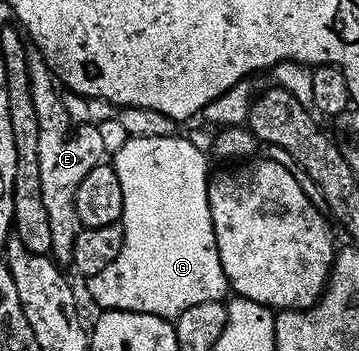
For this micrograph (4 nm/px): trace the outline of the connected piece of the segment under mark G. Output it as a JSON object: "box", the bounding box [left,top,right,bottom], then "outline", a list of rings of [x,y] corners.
{"box":[88,135,231,320],"outline":[[[176,135],[172,137],[136,137],[130,138],[122,150],[118,151],[112,160],[112,166],[116,170],[117,178],[122,183],[124,190],[125,208],[122,211],[120,224],[124,228],[125,242],[120,256],[116,258],[102,274],[89,279],[88,290],[93,300],[103,311],[119,311],[146,313],[149,316],[160,317],[162,319],[176,320],[186,309],[200,306],[200,304],[216,303],[225,301],[226,294],[231,291],[230,281],[224,274],[223,263],[220,260],[218,243],[216,242],[214,223],[212,222],[210,206],[210,173],[208,174],[207,153],[198,150],[194,143],[187,137]]]}

